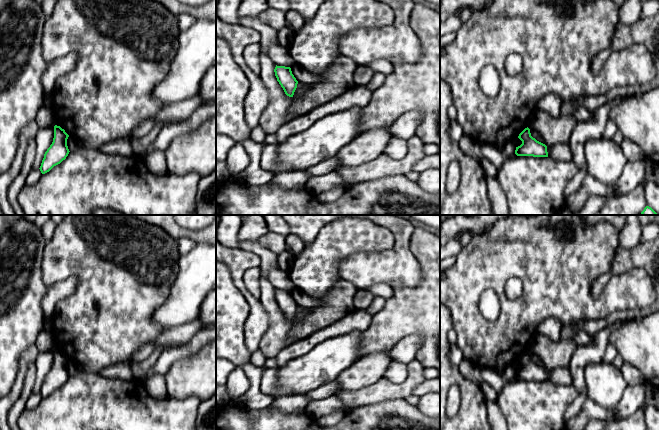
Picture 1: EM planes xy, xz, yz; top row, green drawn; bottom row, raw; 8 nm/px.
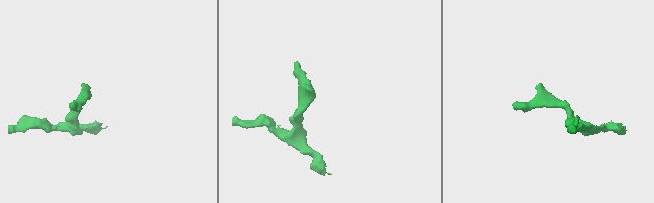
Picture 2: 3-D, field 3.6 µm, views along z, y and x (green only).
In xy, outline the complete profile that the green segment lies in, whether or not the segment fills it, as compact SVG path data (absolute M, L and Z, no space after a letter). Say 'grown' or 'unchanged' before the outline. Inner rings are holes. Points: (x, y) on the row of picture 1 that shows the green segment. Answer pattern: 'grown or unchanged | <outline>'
unchanged | M54 126L53 142L44 154L40 171L42 174L49 172L54 166L60 164L69 154L67 139L69 135L60 126Z

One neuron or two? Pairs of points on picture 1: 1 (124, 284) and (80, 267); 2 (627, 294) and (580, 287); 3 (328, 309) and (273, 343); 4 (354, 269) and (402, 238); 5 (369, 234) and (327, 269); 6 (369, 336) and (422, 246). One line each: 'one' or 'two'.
1: one
2: one
3: two
4: one
5: one
6: one

